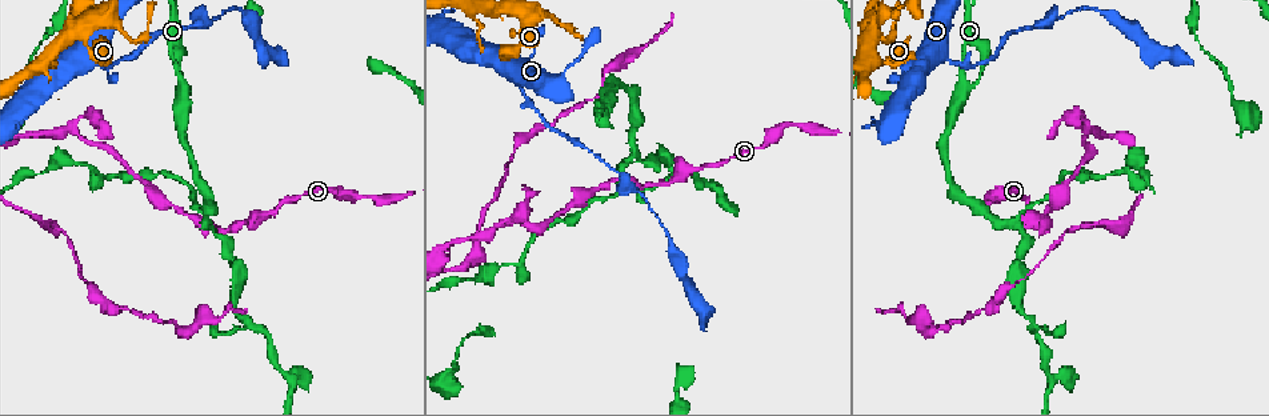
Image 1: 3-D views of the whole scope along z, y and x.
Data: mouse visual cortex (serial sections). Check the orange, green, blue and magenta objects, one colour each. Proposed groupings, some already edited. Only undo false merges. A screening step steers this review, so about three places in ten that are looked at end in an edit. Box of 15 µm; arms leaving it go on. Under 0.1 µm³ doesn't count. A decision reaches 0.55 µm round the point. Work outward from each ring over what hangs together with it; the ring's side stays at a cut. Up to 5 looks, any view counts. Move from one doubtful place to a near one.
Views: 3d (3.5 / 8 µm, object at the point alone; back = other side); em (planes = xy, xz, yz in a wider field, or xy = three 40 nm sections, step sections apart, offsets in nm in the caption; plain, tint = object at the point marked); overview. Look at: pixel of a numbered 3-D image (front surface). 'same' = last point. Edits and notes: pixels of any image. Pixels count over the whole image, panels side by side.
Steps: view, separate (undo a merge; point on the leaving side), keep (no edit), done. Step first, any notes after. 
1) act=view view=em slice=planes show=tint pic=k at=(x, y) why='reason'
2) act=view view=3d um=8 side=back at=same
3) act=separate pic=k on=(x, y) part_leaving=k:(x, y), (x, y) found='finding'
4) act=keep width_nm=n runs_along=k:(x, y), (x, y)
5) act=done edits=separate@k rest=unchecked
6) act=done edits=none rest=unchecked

act=view view=3d um=8 side=back pic=1 at=(80, 32) why='abrupt turn'

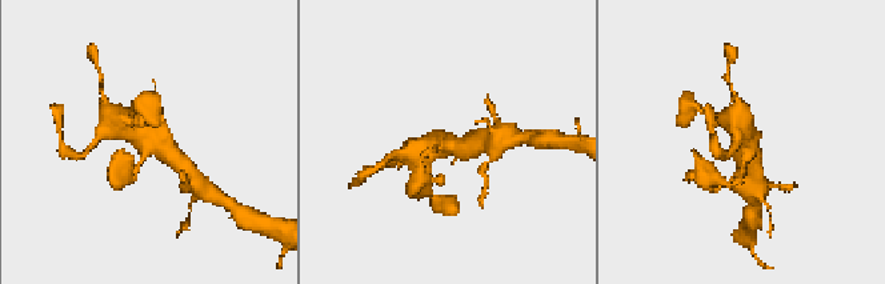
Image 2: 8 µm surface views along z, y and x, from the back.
act=view view=3d um=3.5 pic=2 at=(444, 145)

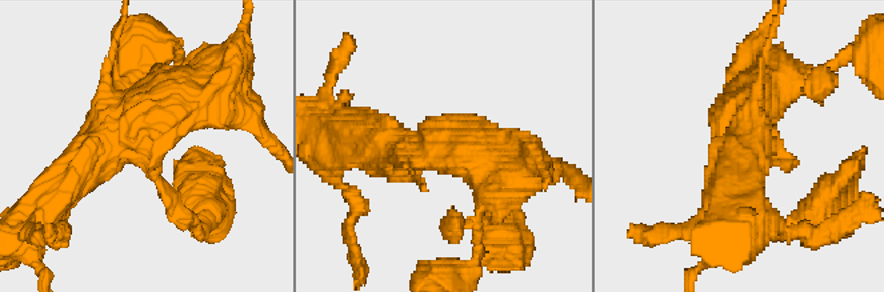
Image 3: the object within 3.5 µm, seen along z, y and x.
act=view view=em slice=xy step=3 show=tint pic=3 at=(144, 140) arms=4 arm_widths_nm=150,200,600,700

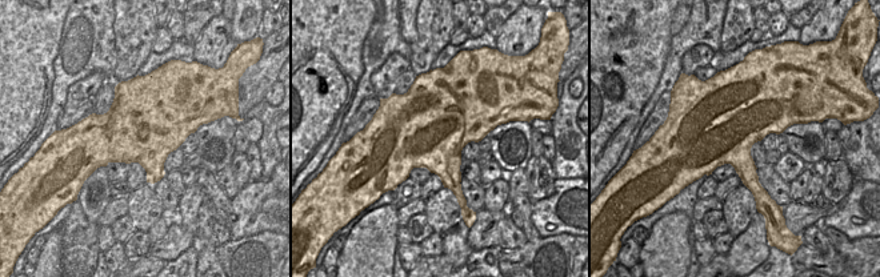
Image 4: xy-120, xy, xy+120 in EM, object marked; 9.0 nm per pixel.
act=keep runs_along=3:(180, 211), (143, 130), (218, 100) found='one cell here'

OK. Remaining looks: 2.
act=view view=3d um=8 side=back pic=1 at=(1128, 171) why='abrupt turn'

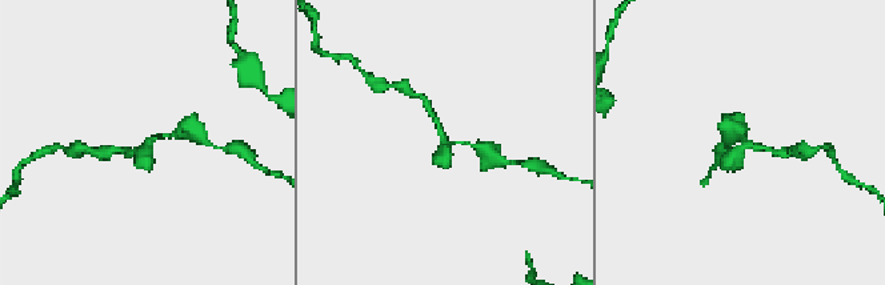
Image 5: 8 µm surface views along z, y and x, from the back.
act=view view=em slice=xy step=1 show=tint pic=5 at=(442, 140)

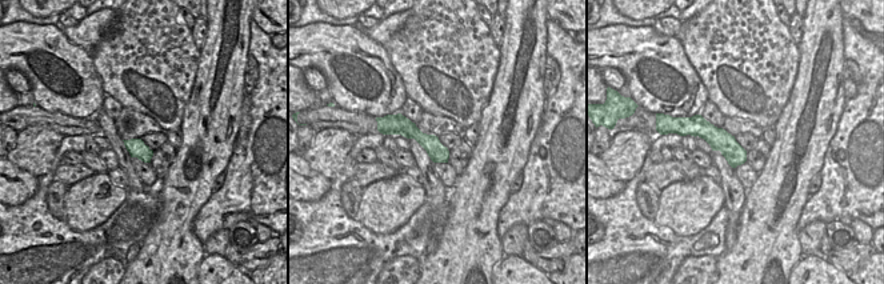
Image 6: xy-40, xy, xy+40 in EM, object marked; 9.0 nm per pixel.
act=keep runs_along=5:(429, 111), (445, 144), (479, 147) found='all the same cell'

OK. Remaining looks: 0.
act=done edits=none rest=unchecked

